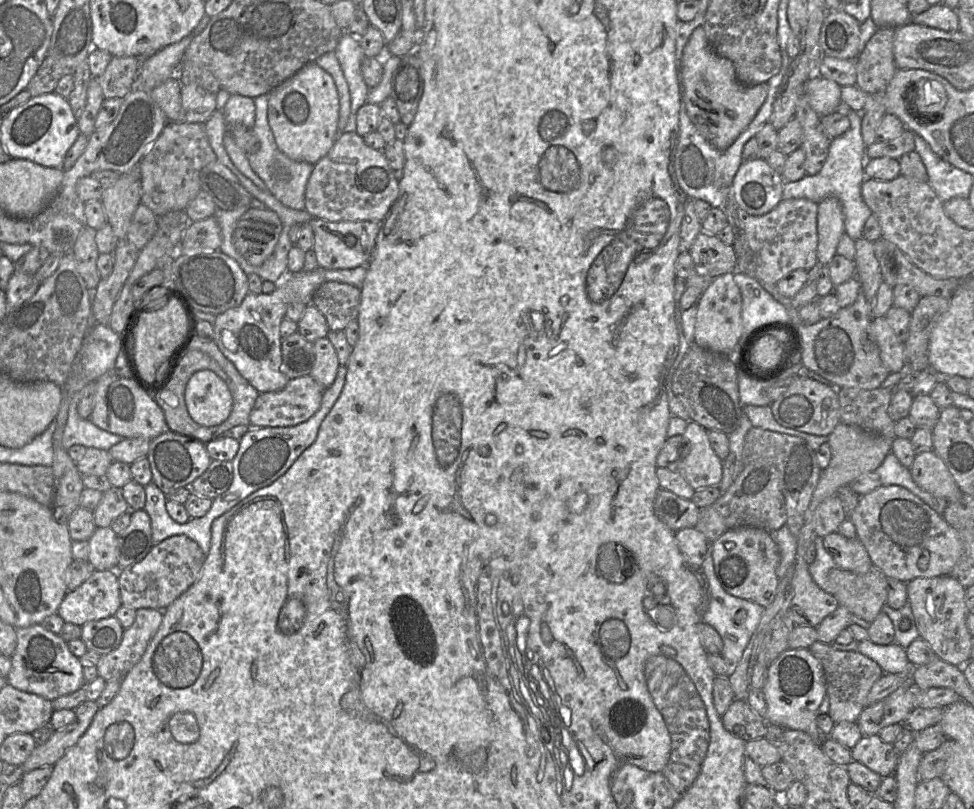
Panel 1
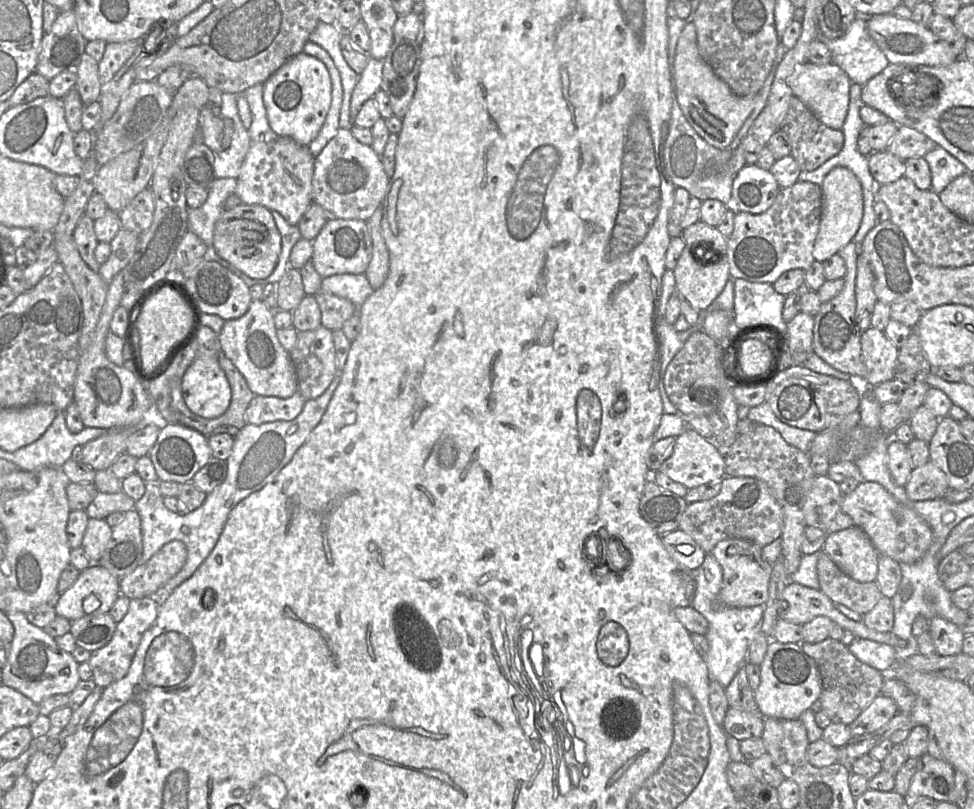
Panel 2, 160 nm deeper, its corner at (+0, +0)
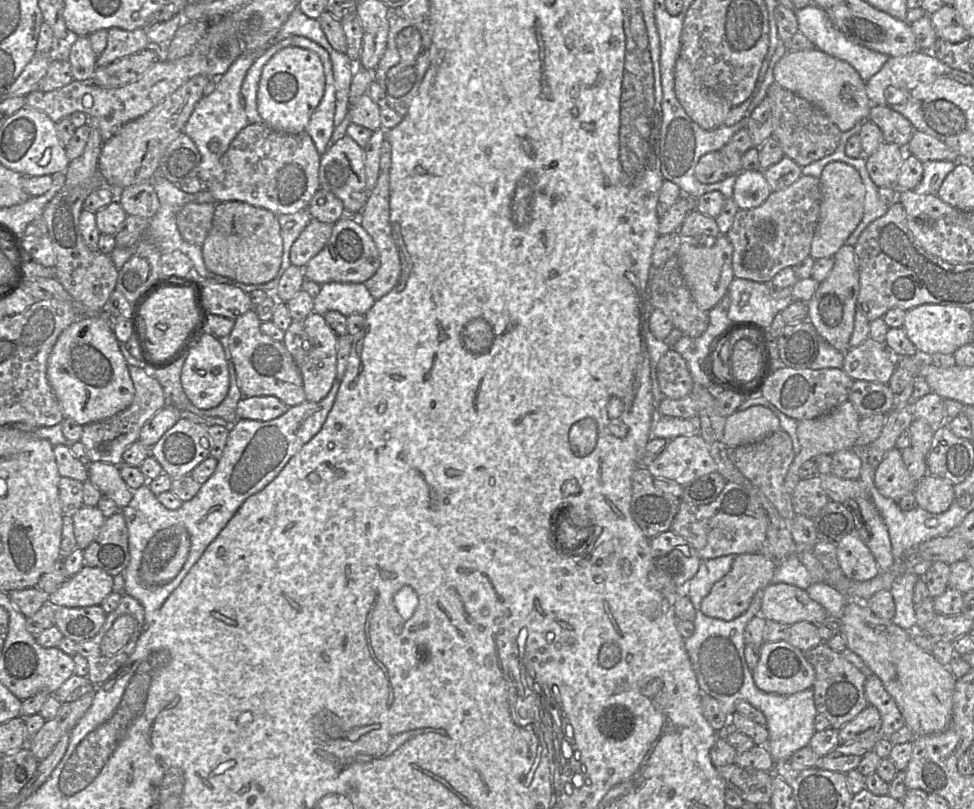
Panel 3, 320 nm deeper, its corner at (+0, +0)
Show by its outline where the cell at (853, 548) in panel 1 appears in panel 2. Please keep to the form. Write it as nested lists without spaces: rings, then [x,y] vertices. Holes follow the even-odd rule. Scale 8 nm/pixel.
[[[853,524],[849,528],[827,534],[822,550],[854,580],[875,581],[879,553],[861,528]]]

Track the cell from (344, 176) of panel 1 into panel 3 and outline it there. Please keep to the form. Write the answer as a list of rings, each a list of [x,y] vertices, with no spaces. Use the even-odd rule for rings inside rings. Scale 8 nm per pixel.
[[[348,135],[331,145],[321,157],[319,185],[320,188],[332,192],[343,202],[346,215],[358,216],[364,209],[370,195],[366,186],[363,147]]]

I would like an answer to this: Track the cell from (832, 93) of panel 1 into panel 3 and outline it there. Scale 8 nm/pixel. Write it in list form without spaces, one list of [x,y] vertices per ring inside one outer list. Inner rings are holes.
[[[819,49],[787,52],[776,63],[773,75],[777,84],[820,108],[841,132],[869,119],[872,103],[866,93],[866,82],[846,61]]]

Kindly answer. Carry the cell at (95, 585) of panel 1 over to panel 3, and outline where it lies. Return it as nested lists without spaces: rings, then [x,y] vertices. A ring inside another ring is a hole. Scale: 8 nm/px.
[[[83,566],[81,570],[69,577],[58,589],[49,594],[48,602],[54,607],[89,607],[100,605],[112,592],[113,576],[98,567]]]

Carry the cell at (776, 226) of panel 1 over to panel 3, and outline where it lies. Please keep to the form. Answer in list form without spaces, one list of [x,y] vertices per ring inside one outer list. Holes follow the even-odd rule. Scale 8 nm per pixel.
[[[801,175],[784,189],[773,191],[758,207],[738,209],[725,234],[733,246],[734,278],[770,283],[785,267],[794,267],[810,255],[822,200],[819,179]]]

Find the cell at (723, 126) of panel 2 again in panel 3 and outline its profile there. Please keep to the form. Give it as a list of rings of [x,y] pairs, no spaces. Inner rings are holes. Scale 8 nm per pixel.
[[[681,55],[675,63],[674,87],[683,109],[701,128],[712,130],[724,125],[732,106],[700,84],[690,64]]]

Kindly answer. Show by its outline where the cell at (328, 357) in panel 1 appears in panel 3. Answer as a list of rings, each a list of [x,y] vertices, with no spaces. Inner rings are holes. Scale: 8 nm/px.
[[[315,312],[303,320],[293,320],[285,331],[282,342],[301,373],[306,401],[319,402],[329,393],[336,379],[338,338],[324,316]]]

